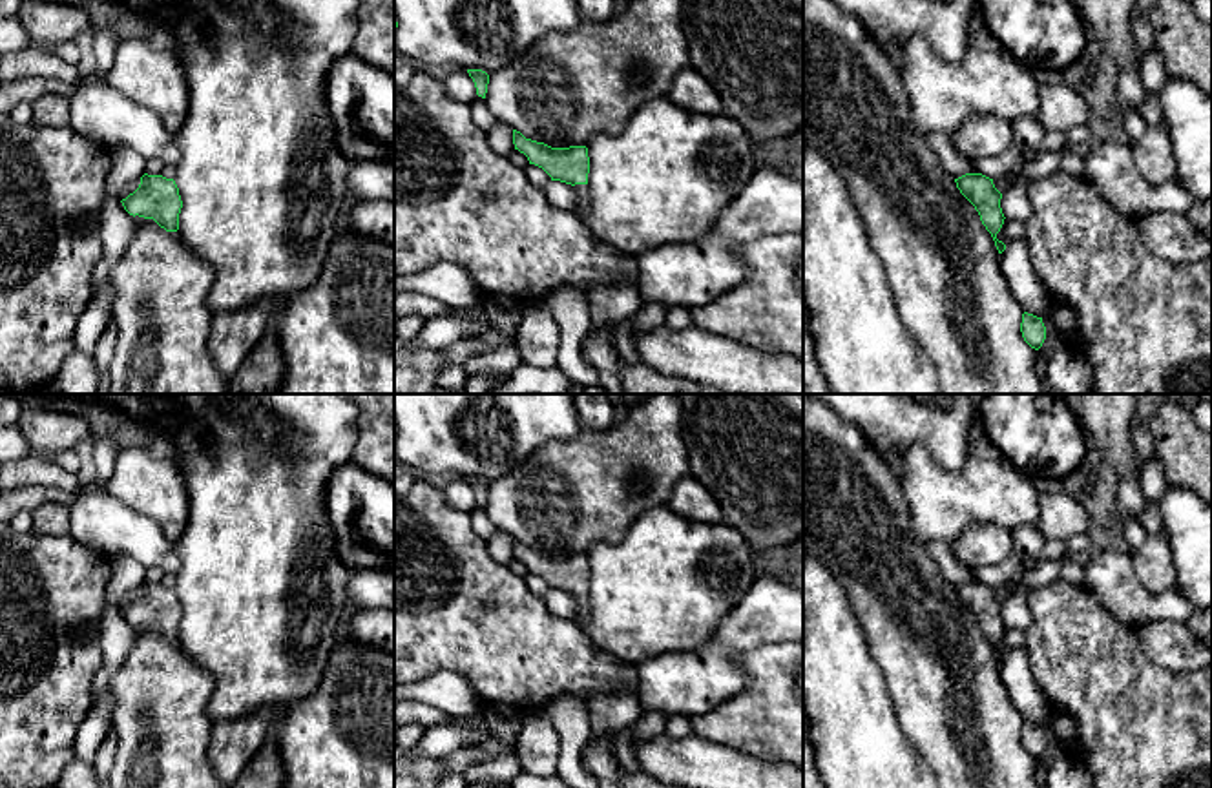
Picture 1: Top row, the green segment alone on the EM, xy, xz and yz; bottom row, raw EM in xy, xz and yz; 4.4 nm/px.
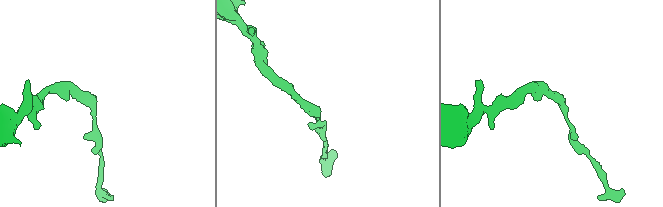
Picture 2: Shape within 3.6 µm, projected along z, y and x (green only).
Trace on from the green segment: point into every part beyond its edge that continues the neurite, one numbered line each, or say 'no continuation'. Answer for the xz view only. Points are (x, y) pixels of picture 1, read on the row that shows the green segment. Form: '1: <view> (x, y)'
1: xz (583, 208)

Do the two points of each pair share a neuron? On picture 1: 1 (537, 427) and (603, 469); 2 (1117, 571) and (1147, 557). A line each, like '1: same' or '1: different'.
1: different
2: different

